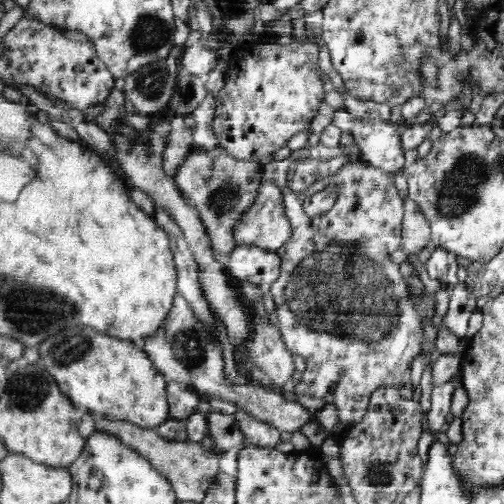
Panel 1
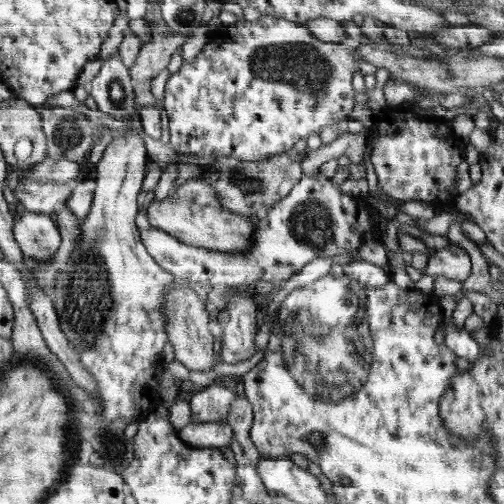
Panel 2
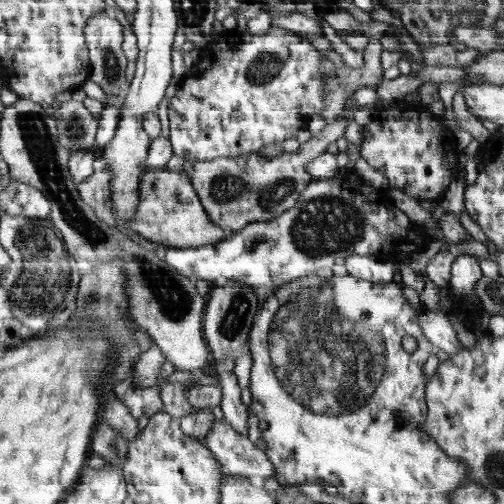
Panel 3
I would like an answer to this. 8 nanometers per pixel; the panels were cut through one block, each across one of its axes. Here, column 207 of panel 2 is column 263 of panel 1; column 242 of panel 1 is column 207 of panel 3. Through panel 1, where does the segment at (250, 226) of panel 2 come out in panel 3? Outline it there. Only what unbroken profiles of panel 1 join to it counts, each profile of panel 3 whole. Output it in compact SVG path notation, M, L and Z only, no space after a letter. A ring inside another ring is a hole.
M143 168L143 182L139 188L141 204L137 206L135 216L127 222L119 222L115 216L113 198L111 198L113 196L111 180L113 180L113 170L99 170L89 180L79 184L79 192L81 192L81 198L91 208L95 208L97 216L115 228L123 226L131 232L137 232L139 236L143 236L149 242L157 242L161 246L171 246L171 248L203 248L209 244L223 242L229 236L223 228L219 228L211 222L211 218L205 212L191 180L185 178L183 174Z

